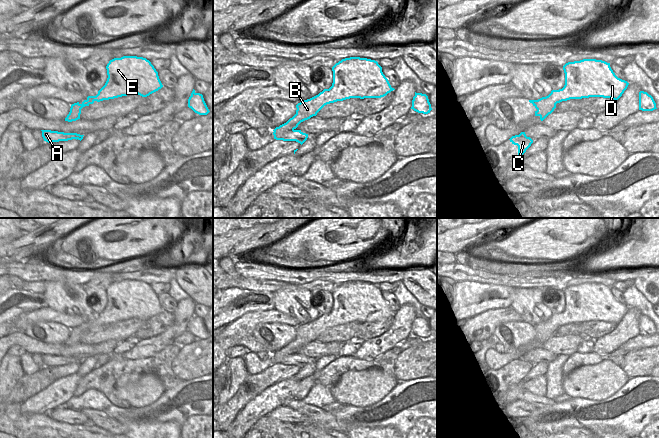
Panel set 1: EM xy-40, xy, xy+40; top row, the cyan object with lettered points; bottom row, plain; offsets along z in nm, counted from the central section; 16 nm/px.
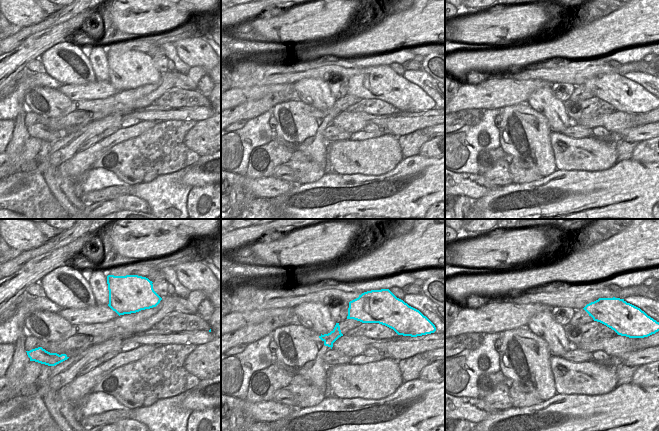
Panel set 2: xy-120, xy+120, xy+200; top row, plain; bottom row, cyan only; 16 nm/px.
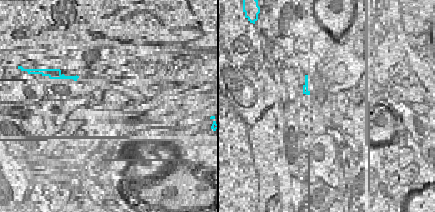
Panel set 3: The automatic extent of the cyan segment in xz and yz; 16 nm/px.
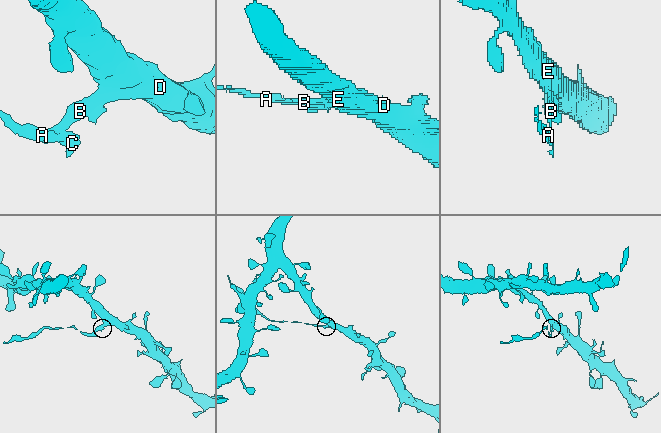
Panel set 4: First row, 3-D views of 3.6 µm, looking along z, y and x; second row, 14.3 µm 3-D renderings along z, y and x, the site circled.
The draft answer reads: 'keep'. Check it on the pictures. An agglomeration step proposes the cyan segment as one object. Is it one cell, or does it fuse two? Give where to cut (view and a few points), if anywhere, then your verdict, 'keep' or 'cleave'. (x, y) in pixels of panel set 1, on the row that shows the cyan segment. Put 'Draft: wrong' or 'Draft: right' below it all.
cut xy (284, 123), (286, 131), (293, 130); cleave
Draft: wrong

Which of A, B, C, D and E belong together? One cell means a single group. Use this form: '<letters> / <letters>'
A C / B D E

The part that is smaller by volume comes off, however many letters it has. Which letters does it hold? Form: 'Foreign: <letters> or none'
Foreign: A, C

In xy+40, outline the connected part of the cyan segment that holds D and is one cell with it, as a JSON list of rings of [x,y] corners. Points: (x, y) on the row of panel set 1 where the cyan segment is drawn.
[[[596,59],[568,62],[563,66],[565,85],[562,89],[538,100],[529,100],[537,109],[535,116],[543,121],[556,108],[556,104],[570,99],[589,97],[610,98],[617,101],[629,83],[618,78],[610,63]]]

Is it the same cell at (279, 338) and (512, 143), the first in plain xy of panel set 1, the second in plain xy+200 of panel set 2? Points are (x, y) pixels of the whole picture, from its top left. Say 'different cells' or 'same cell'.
same cell

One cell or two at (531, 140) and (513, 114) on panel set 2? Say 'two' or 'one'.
one

